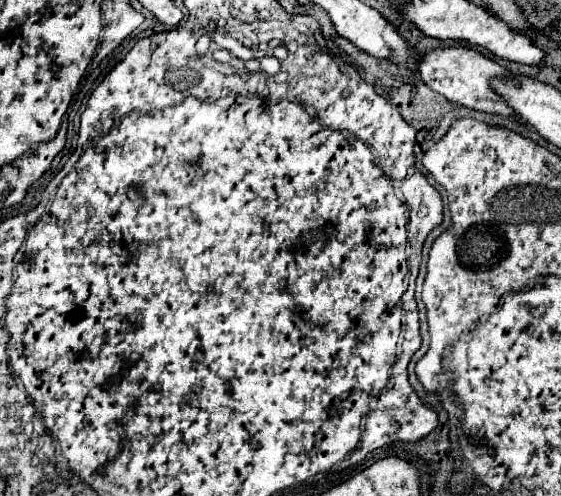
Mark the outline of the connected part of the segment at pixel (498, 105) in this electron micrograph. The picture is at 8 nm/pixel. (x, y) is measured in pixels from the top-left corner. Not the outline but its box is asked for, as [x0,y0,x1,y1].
[417,45,519,117]

